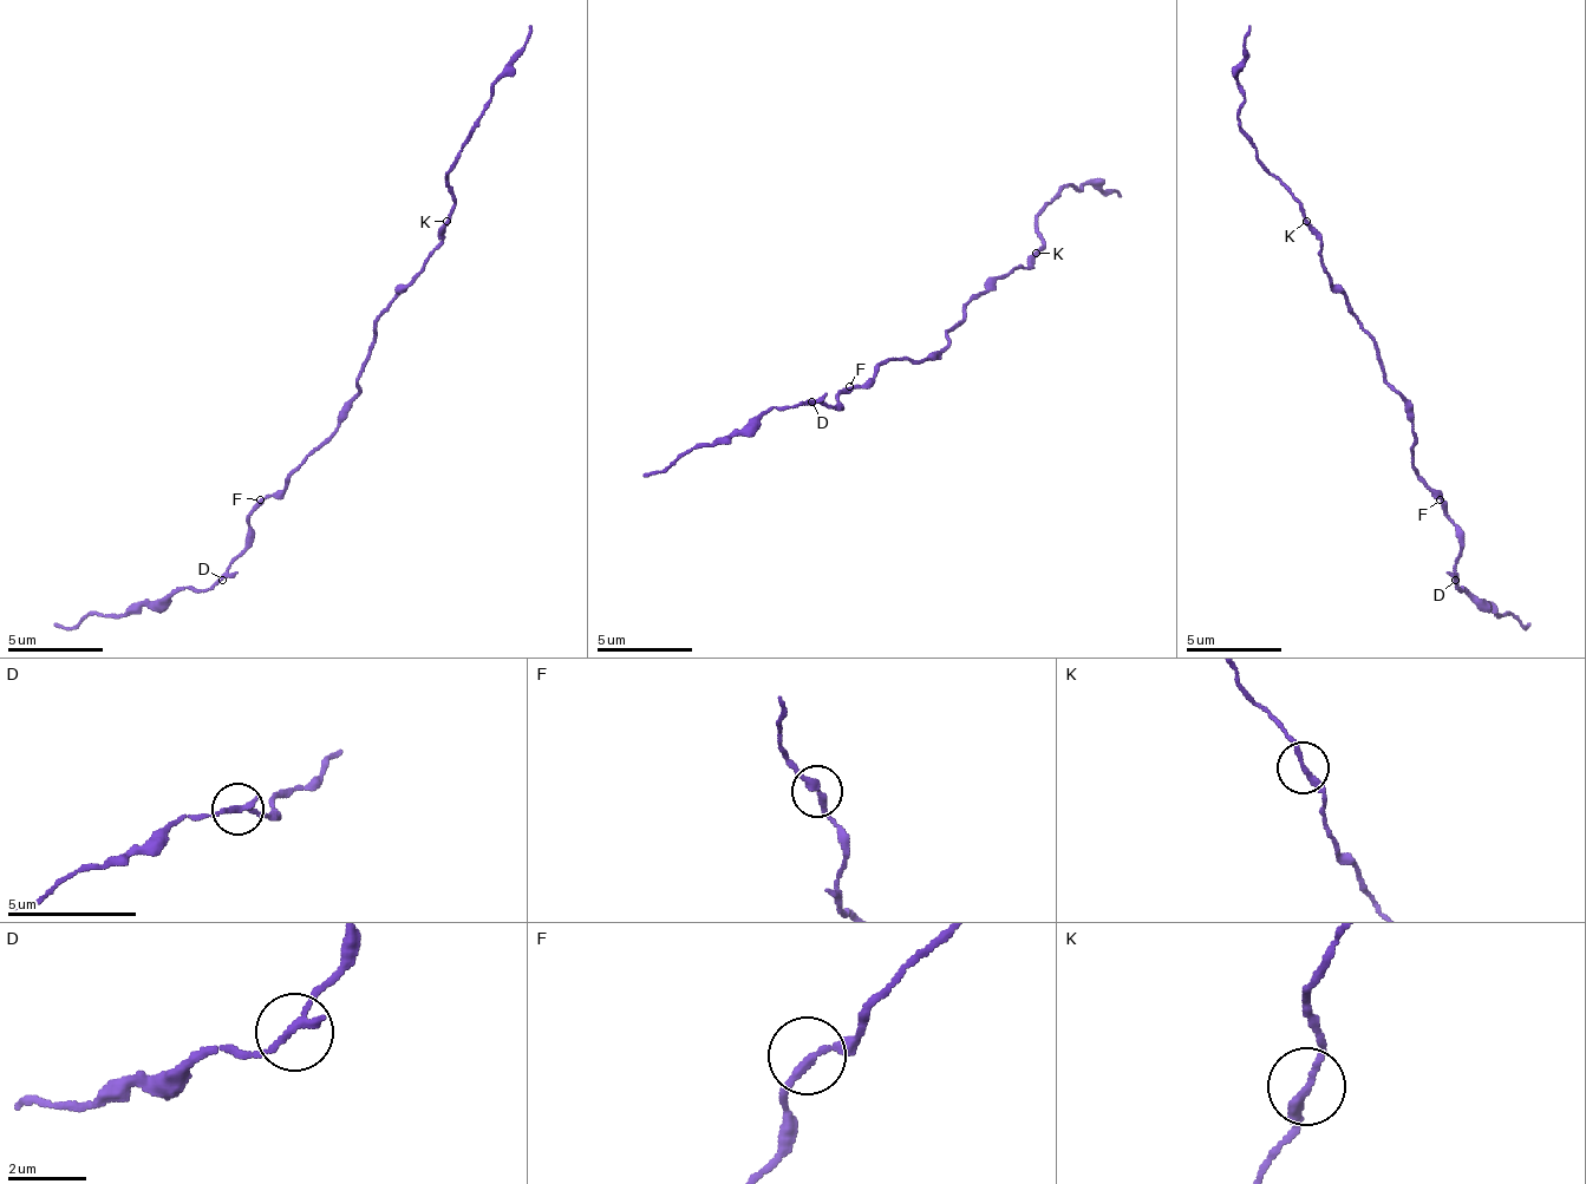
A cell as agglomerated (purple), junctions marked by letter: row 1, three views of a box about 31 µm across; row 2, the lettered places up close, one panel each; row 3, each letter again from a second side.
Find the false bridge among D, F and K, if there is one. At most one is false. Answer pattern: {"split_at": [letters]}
{"split_at": ["D"]}

